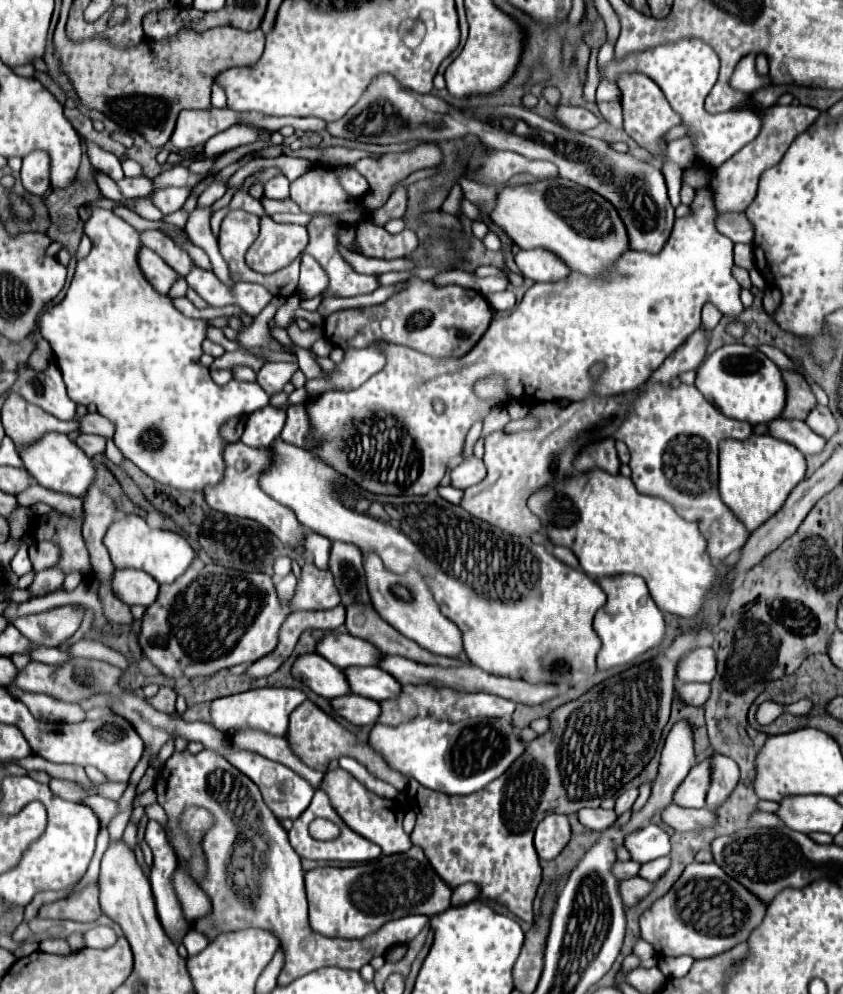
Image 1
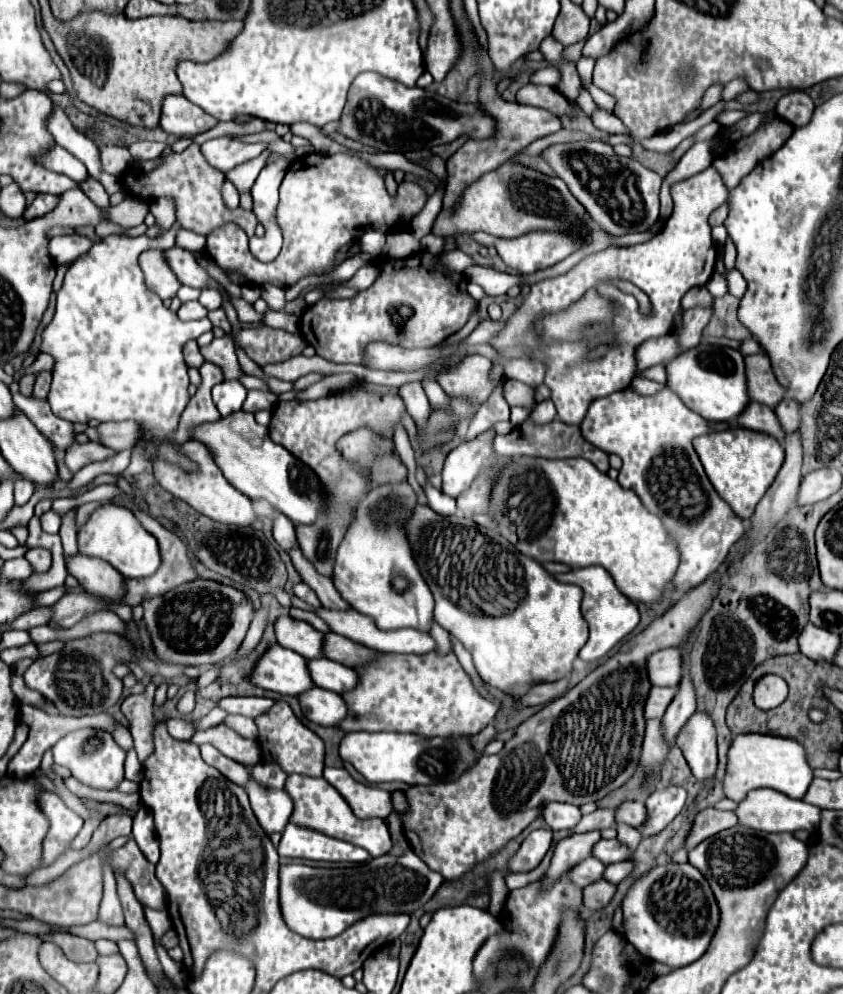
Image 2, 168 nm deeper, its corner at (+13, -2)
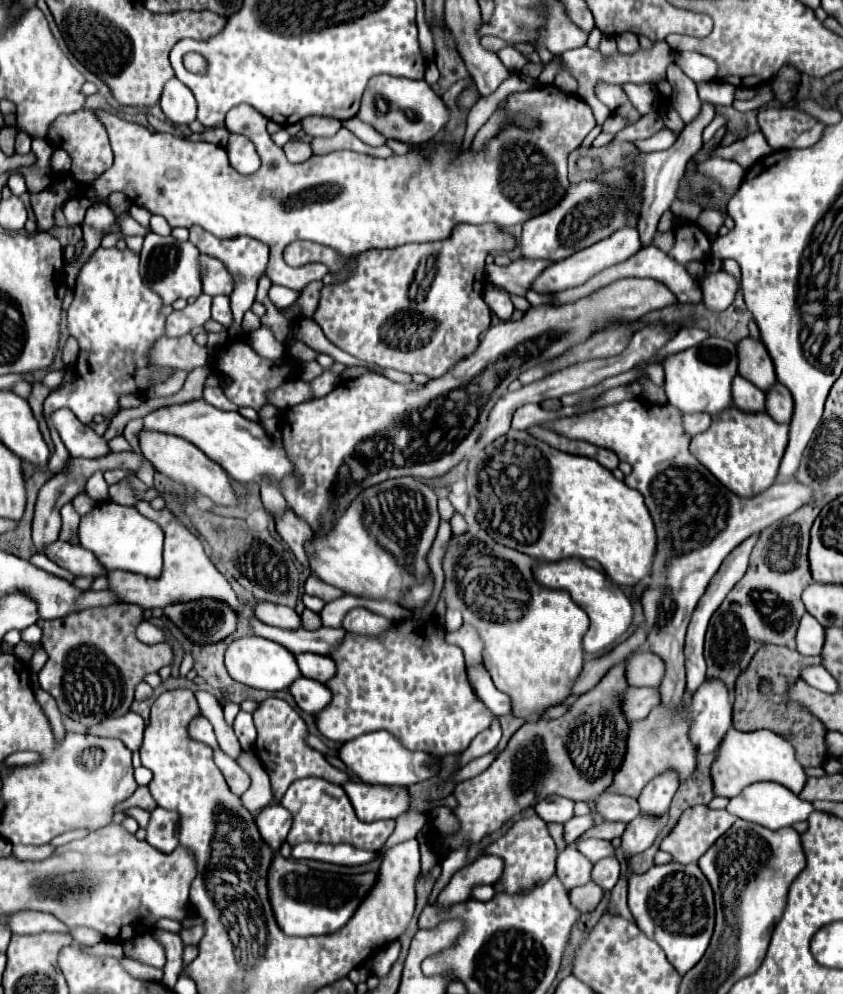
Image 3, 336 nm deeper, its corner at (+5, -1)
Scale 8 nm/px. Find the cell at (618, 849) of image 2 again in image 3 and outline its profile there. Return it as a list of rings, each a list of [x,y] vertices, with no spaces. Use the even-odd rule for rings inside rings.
[[[581,838],[581,840],[575,844],[575,848],[577,848],[585,858],[589,858],[591,862],[597,862],[597,860],[601,860],[601,858],[605,858],[605,856],[613,856],[613,854],[615,854],[611,842],[599,840],[599,838]]]

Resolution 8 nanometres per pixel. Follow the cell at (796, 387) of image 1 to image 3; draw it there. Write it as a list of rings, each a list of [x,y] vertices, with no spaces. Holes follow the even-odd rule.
[[[749,336],[739,340],[737,358],[739,358],[739,376],[753,382],[763,392],[775,384],[777,380],[775,366],[761,340],[753,340]]]

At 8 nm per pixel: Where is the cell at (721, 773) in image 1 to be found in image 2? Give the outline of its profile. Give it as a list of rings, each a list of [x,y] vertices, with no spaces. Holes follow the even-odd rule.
[[[693,713],[683,731],[677,735],[677,745],[681,747],[693,775],[697,779],[709,779],[717,771],[717,745],[715,727],[711,719],[703,713]]]

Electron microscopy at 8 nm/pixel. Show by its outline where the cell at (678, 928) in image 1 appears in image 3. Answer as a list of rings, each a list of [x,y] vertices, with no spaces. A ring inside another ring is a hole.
[[[665,864],[639,876],[633,874],[629,878],[629,910],[641,932],[663,948],[681,976],[705,954],[715,926],[715,906],[713,890],[697,864]]]

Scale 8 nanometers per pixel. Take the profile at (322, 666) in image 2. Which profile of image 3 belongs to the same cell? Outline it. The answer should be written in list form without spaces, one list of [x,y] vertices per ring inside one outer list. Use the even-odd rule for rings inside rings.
[[[295,654],[297,666],[305,678],[327,682],[335,674],[335,664],[329,656],[321,654]]]

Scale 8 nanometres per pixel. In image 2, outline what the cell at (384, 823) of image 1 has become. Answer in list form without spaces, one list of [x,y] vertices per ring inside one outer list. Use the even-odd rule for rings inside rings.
[[[289,775],[287,783],[285,783],[285,791],[291,795],[293,805],[295,805],[293,815],[291,815],[293,823],[303,823],[303,827],[311,827],[311,829],[323,831],[325,835],[331,835],[335,839],[355,843],[355,845],[367,849],[371,857],[381,857],[391,851],[393,843],[391,843],[387,823],[379,817],[371,817],[371,819],[355,817],[349,803],[343,799],[343,795],[333,785],[329,785],[323,777]]]

